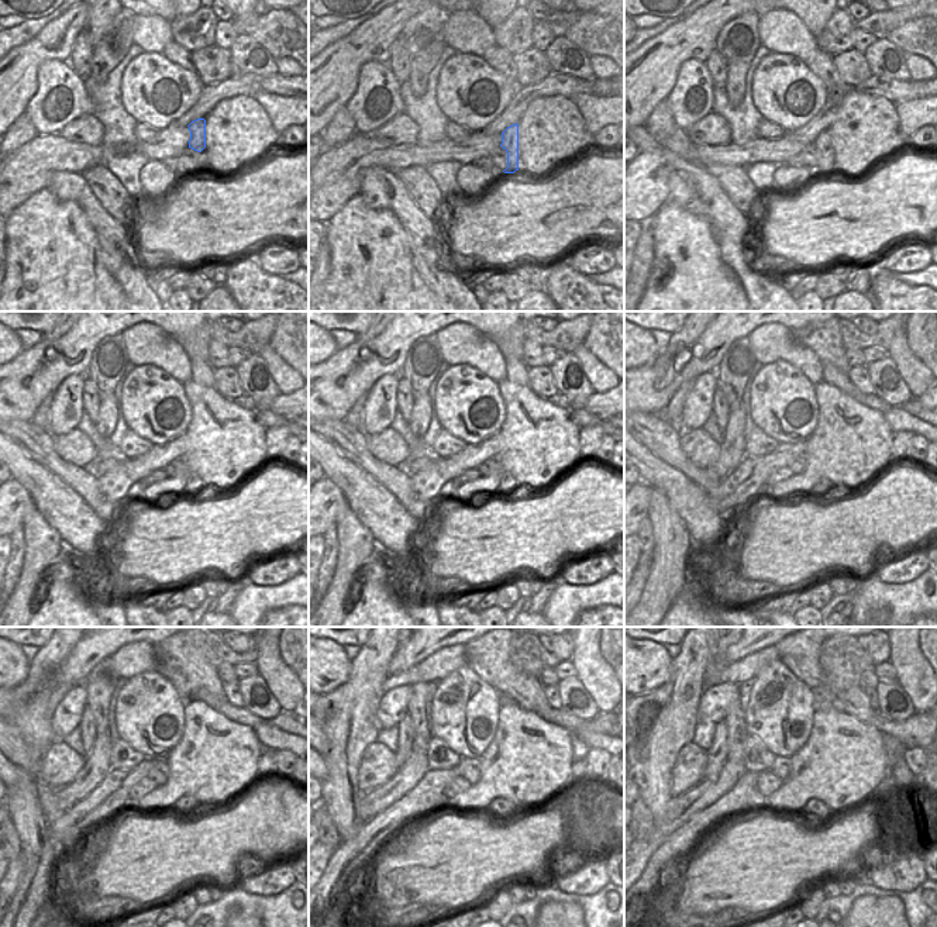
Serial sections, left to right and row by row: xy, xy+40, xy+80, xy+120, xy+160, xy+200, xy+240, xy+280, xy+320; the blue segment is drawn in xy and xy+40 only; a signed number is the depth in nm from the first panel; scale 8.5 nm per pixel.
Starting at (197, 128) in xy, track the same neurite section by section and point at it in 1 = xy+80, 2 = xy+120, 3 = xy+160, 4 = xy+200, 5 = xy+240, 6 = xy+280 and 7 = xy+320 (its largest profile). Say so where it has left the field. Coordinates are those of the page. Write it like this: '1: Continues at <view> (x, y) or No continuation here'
1: Continues at xy+80 (823, 142)
2: Continues at xy+120 (193, 482)
3: Continues at xy+160 (507, 483)
4: Continues at xy+200 (822, 486)
5: Continues at xy+240 (188, 805)
6: Continues at xy+280 (500, 807)
7: Continues at xy+320 (819, 810).

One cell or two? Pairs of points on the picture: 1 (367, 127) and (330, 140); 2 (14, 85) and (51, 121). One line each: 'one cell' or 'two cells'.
1: two cells
2: two cells

